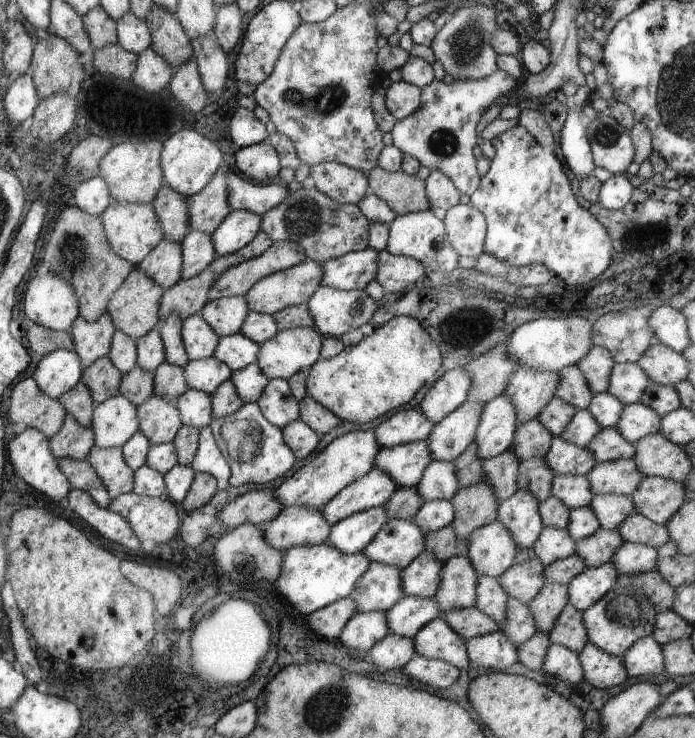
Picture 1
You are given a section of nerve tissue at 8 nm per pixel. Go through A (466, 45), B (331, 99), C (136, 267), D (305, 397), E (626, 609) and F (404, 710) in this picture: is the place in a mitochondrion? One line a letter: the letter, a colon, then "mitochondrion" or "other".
A: mitochondrion
B: mitochondrion
C: other
D: other
E: mitochondrion
F: other

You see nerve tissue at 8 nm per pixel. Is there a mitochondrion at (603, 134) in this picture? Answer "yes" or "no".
yes

